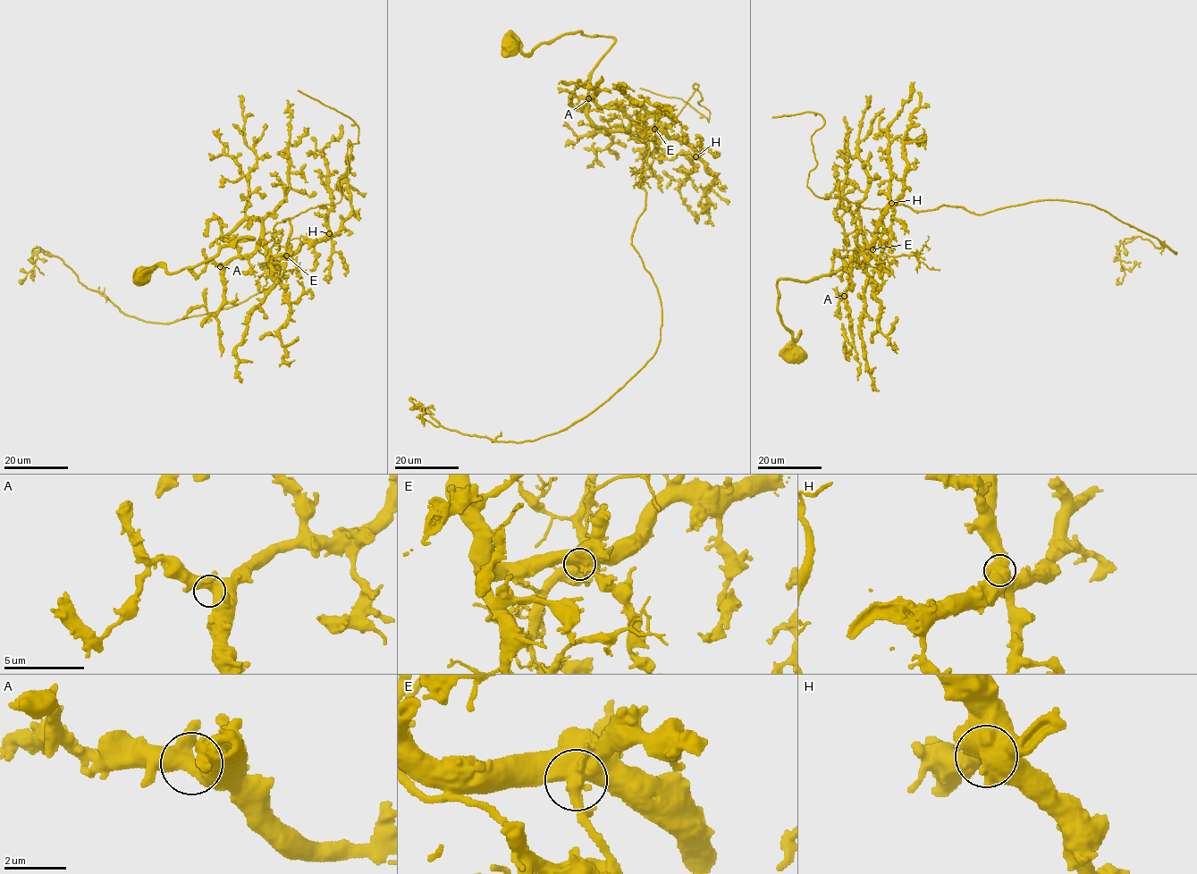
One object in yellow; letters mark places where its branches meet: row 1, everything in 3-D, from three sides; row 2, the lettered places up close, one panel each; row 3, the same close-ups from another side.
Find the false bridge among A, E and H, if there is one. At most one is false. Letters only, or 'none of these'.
E

